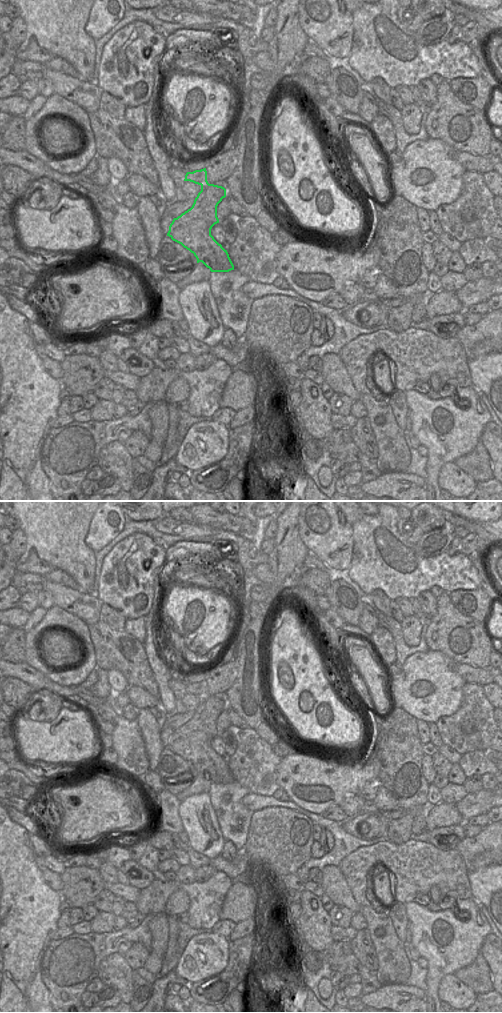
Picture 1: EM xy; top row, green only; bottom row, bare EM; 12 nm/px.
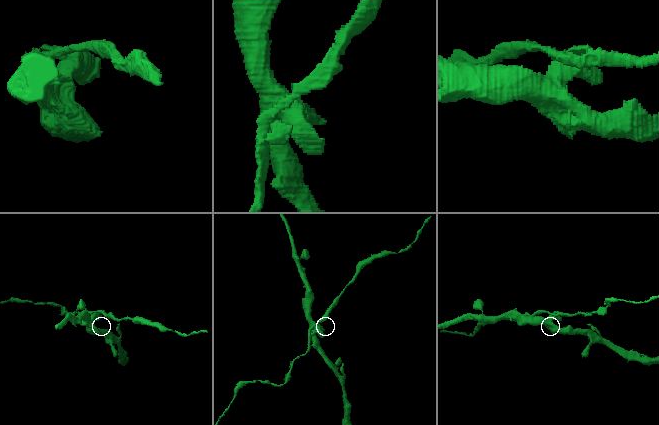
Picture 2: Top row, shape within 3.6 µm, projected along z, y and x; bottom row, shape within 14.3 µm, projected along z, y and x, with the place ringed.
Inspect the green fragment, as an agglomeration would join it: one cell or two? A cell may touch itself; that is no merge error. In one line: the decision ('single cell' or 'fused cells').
fused cells

